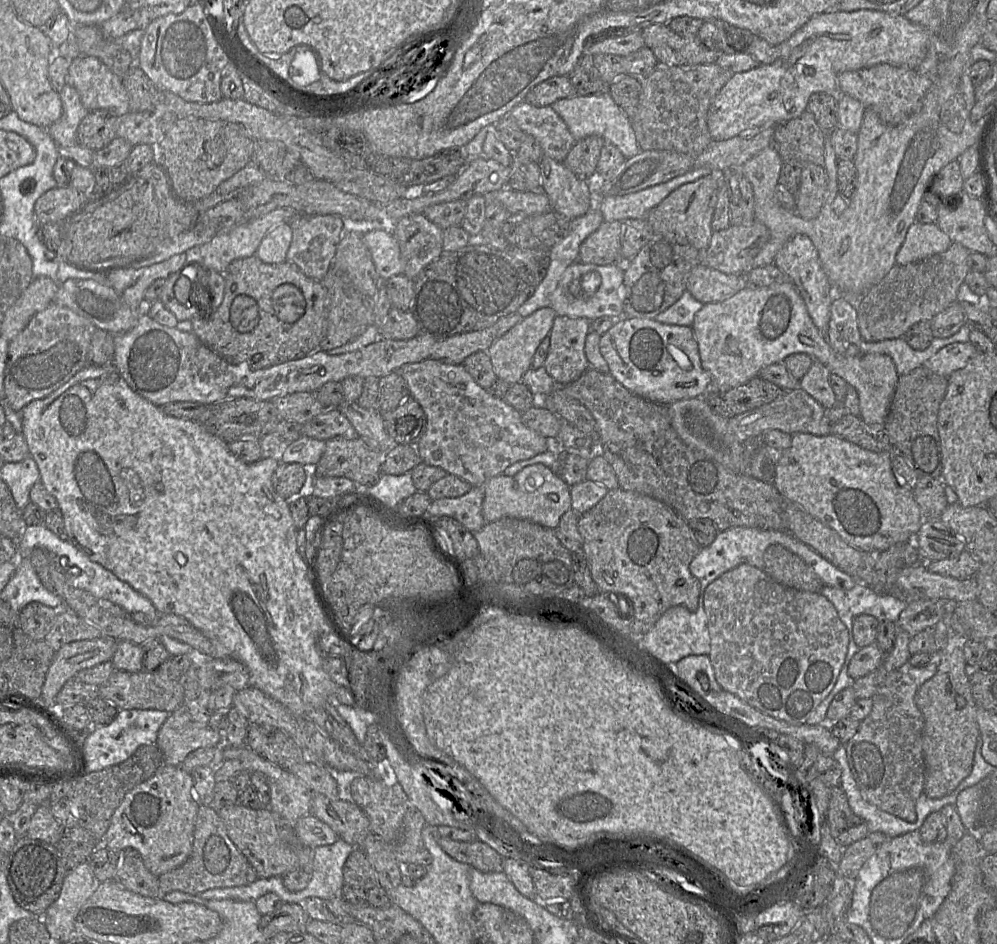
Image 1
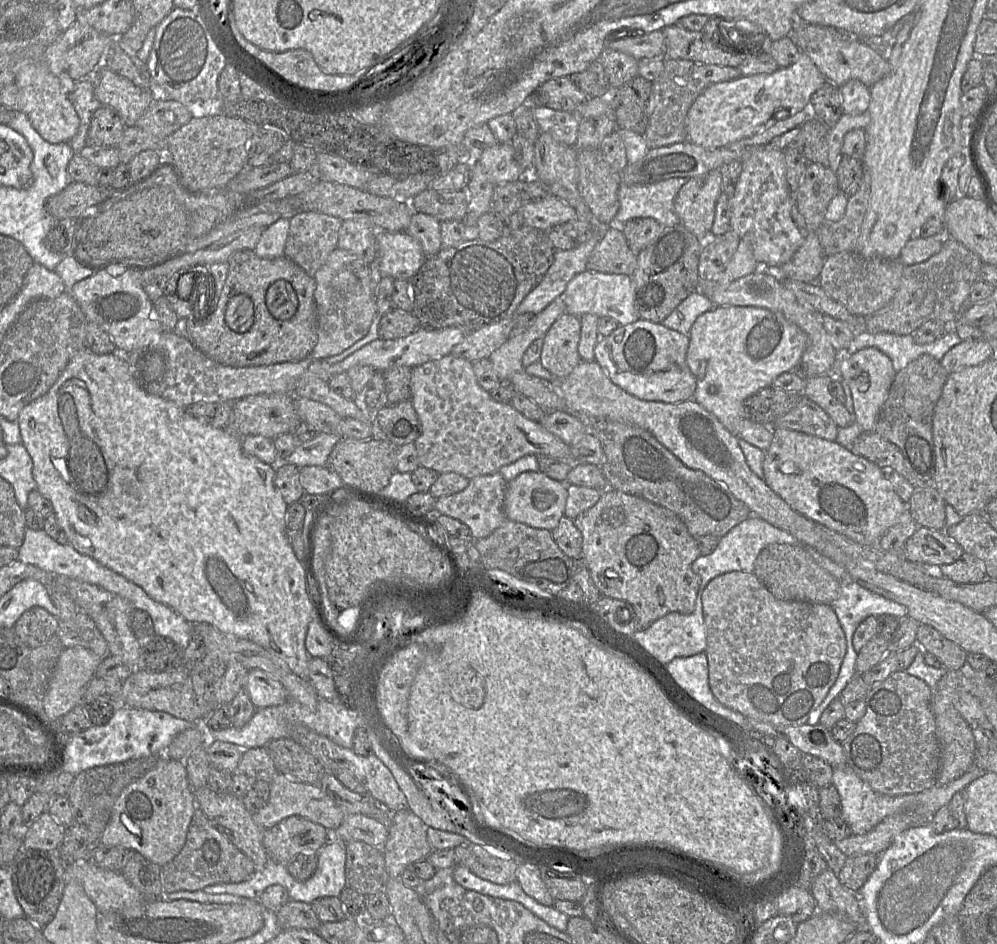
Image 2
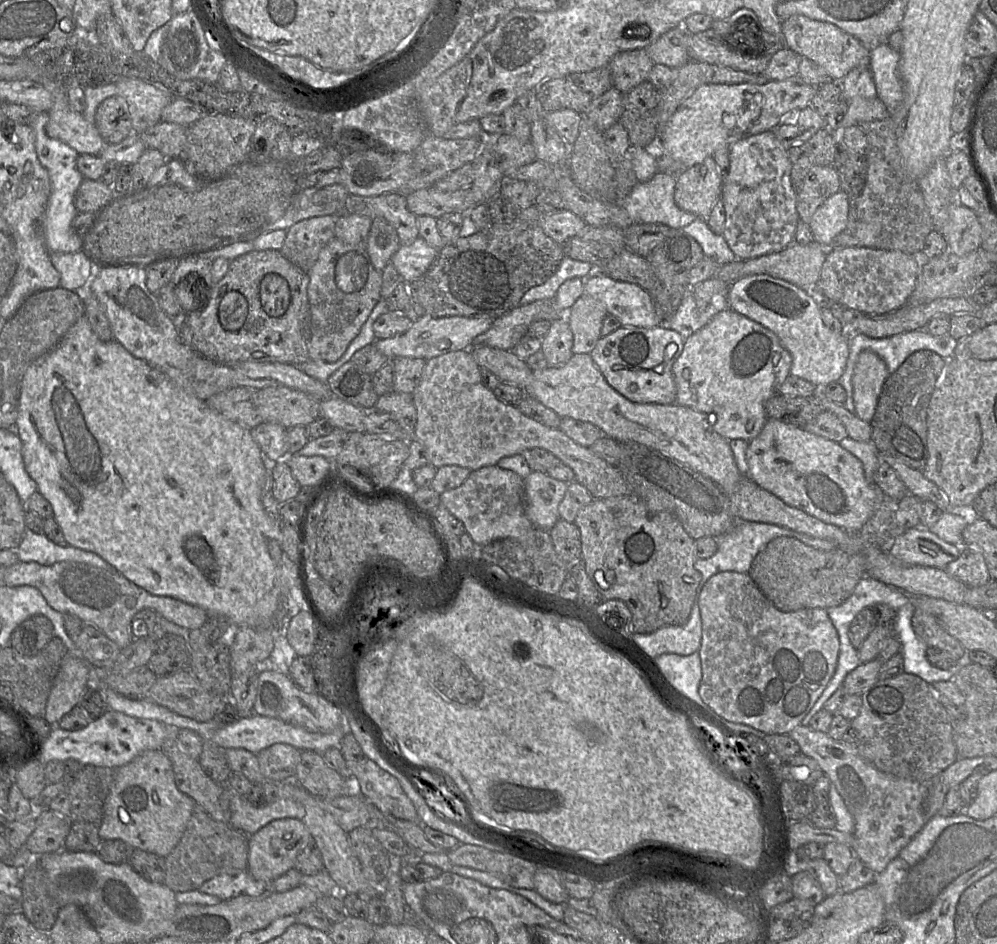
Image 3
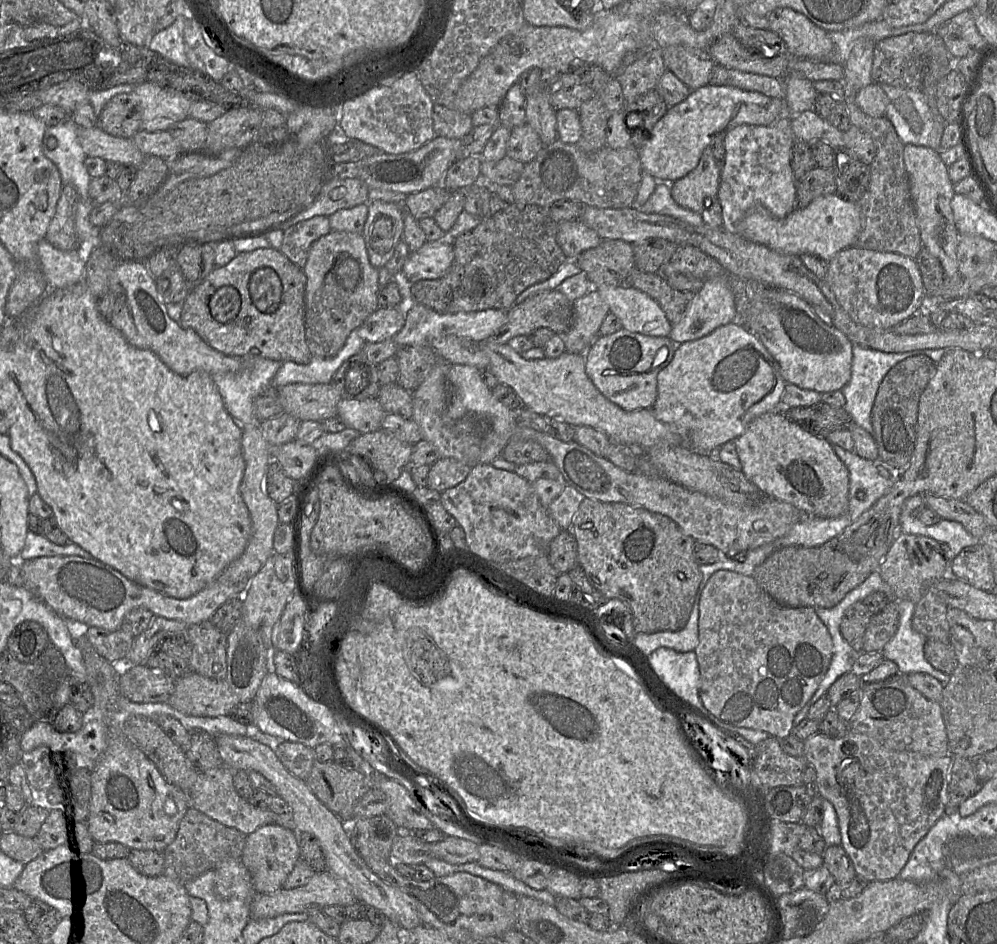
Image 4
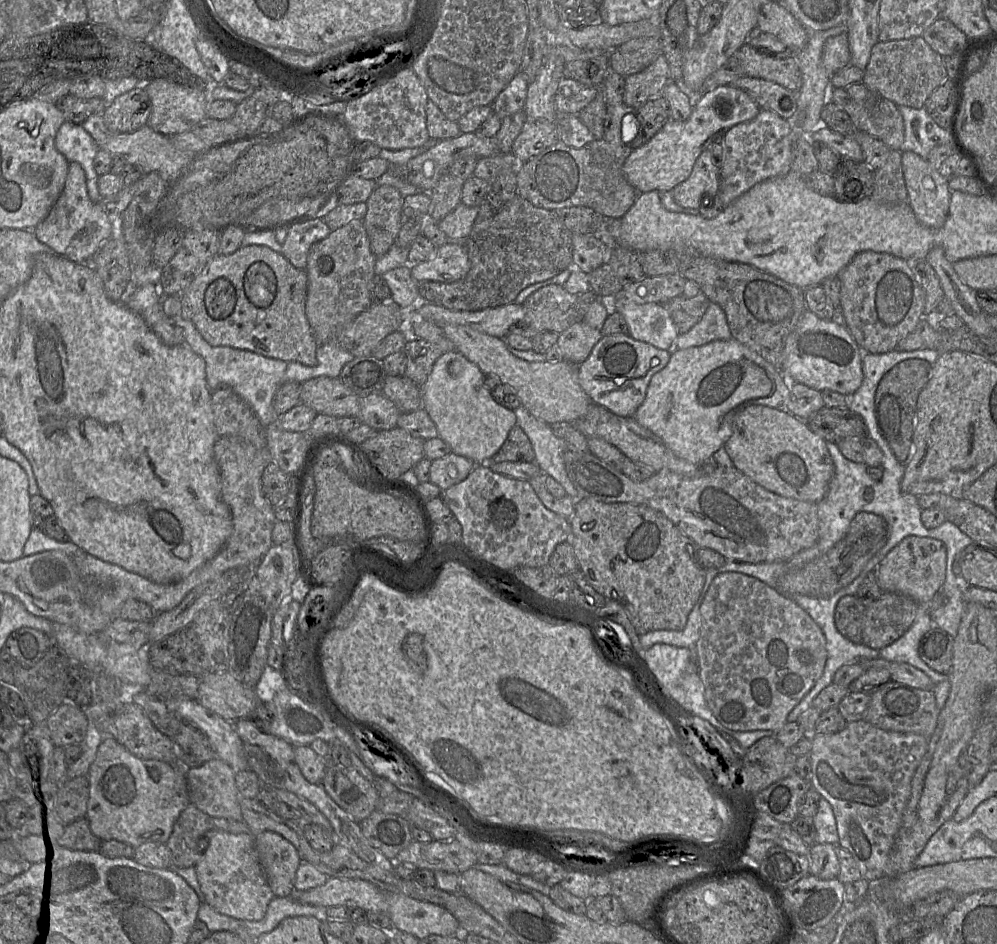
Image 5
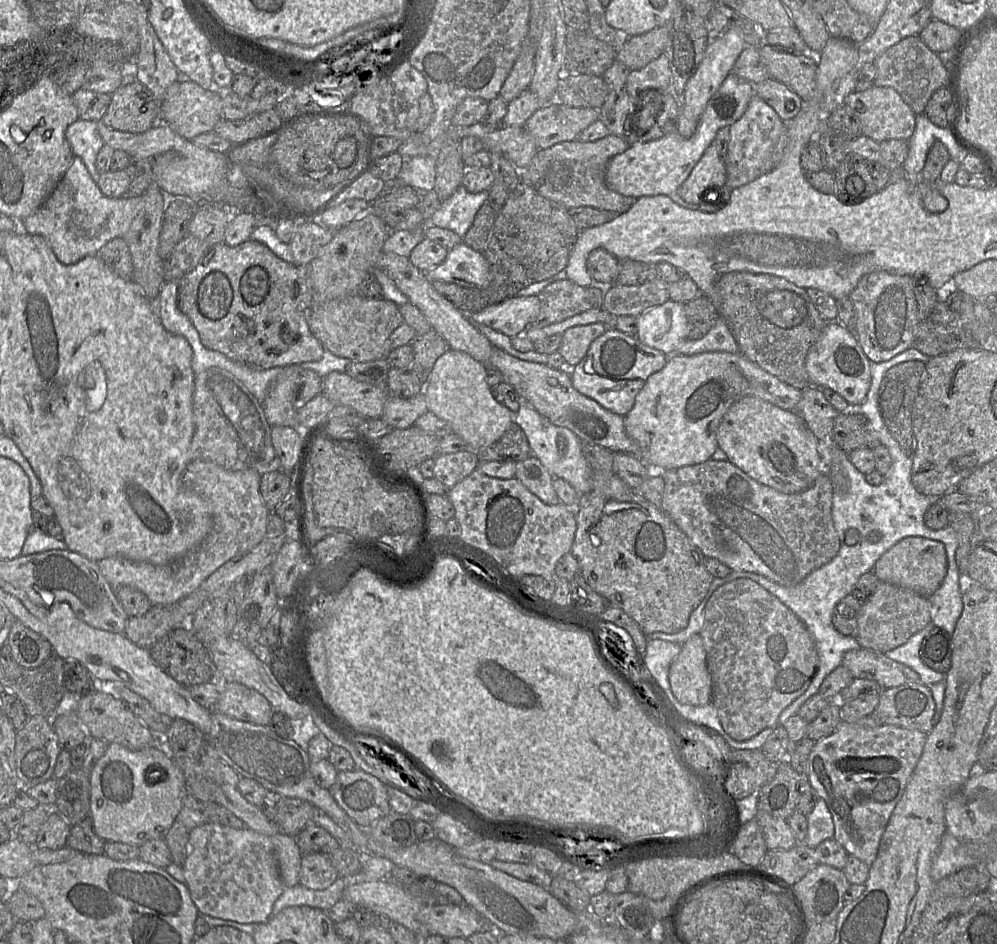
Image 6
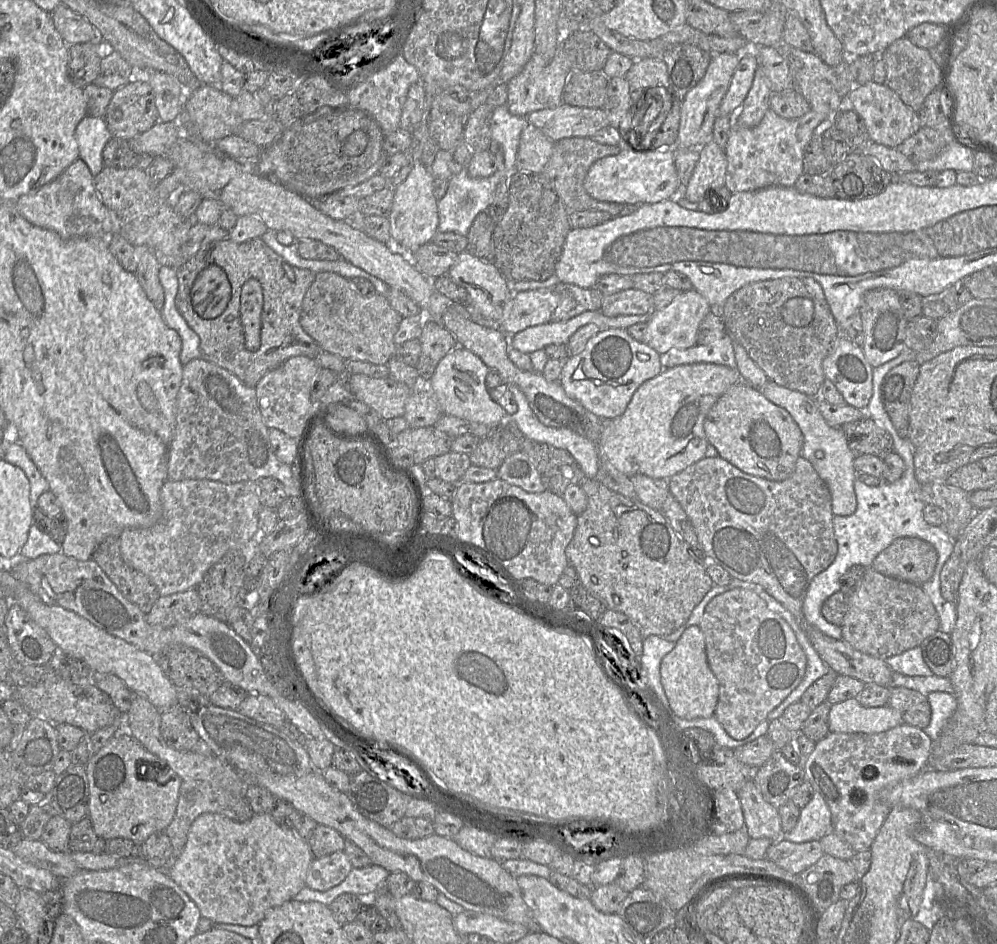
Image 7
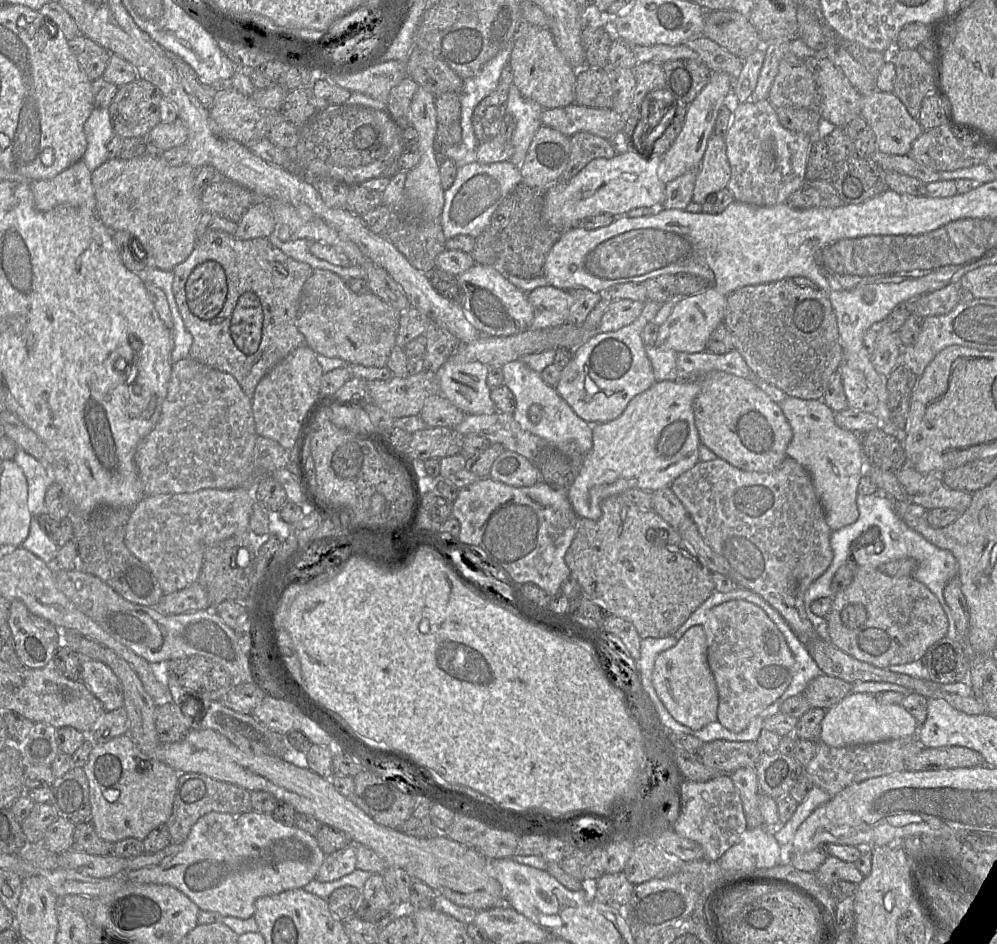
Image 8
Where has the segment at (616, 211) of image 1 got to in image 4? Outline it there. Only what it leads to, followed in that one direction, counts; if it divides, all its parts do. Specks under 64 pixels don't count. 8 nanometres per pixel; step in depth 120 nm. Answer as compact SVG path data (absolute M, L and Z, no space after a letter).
M659 182L650 198L645 204L638 207L644 213L657 213L672 216L692 226L703 225L702 213L688 210L672 198L671 183Z

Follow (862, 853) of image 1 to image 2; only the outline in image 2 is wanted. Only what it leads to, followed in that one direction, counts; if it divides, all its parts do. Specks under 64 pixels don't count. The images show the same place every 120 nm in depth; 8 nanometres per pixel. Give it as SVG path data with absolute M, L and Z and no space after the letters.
M864 854L847 857L838 874L839 881L854 892L858 892L875 870L879 855Z

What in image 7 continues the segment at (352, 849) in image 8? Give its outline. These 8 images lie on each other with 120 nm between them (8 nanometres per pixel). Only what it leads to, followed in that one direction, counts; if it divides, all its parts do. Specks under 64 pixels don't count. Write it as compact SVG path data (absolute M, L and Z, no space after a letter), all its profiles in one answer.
M344 851L314 858L308 869L306 885L319 891L329 890L340 884L352 869Z

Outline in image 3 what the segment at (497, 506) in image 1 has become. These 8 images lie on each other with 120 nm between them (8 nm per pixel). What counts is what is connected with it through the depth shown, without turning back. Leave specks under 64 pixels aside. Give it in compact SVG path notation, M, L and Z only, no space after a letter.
M532 471L525 478L525 513L535 527L550 531L560 519L558 507L568 484L550 477L546 472Z

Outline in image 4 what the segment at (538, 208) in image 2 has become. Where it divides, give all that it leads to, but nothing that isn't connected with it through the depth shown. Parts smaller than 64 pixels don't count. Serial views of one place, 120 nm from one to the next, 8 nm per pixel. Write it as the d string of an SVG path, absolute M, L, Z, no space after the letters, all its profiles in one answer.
M581 220L563 221L558 224L557 242L568 260L591 248L597 247L602 239Z

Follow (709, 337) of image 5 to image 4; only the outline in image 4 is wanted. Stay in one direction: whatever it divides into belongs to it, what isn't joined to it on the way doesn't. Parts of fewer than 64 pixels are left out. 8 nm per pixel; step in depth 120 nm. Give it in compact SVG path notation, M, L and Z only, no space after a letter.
M712 277L695 293L683 318L672 325L669 337L679 345L704 337L735 320L735 299L728 278Z

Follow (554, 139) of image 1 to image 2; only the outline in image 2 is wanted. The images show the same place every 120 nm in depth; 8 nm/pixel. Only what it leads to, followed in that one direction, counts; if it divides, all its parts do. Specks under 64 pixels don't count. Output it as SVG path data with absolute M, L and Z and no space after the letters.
M533 107L533 114L541 133L550 134L567 146L575 145L580 124L580 119L575 113Z

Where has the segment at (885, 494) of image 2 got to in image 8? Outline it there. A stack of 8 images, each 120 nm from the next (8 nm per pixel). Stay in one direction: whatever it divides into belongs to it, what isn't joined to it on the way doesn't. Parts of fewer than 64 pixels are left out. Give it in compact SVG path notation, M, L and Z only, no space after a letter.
M713 371L695 381L699 392L693 400L692 409L700 444L714 452L717 458L744 471L769 472L777 468L786 458L786 448L792 439L792 429L778 403L771 400L750 378Z

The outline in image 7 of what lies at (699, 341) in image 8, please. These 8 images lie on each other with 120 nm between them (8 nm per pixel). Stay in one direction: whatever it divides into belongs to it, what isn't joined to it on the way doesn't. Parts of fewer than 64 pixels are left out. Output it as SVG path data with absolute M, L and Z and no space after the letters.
M691 289L682 292L664 308L653 309L649 314L643 343L650 346L659 355L667 353L672 348L684 349L692 347L697 344L699 324L710 311L709 303L698 291Z

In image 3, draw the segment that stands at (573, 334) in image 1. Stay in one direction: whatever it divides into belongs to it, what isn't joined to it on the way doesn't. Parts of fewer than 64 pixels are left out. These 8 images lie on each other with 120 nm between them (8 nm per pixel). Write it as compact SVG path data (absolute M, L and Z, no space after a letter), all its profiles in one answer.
M565 314L551 322L548 332L541 340L541 351L548 366L559 367L573 356L572 346L573 334Z

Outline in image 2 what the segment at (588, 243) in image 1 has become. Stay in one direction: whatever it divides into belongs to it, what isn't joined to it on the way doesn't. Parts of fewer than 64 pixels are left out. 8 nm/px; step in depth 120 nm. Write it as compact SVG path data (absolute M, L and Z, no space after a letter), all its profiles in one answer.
M611 225L605 236L592 250L587 270L606 274L631 276L637 267L637 256L629 248L618 225Z

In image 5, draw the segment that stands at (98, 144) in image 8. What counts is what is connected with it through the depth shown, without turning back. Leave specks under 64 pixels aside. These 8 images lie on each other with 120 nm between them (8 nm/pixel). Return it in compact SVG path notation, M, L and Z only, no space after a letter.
M65 121L55 137L56 149L68 160L79 163L86 175L89 198L92 202L101 203L98 189L98 178L94 169L94 158L100 147L82 124Z

